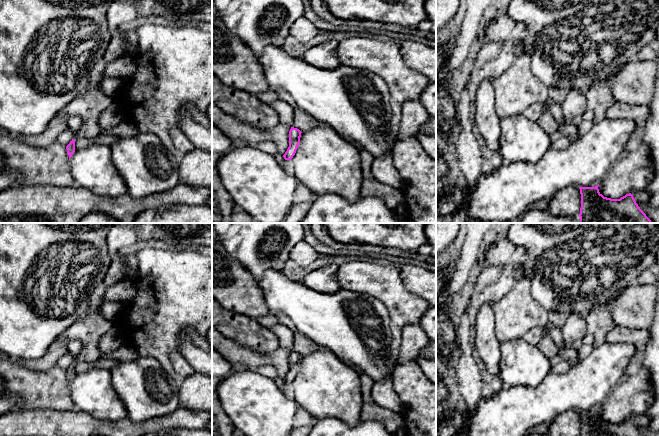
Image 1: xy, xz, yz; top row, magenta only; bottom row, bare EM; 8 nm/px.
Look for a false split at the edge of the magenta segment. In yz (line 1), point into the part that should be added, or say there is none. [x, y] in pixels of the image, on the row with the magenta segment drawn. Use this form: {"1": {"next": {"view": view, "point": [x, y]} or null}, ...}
{"1": {"next": null}}

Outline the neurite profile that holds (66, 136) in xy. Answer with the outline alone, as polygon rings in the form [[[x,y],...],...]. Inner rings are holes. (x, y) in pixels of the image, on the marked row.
[[[68,127],[57,137],[57,142],[61,143],[64,146],[67,146],[73,139],[73,130]]]

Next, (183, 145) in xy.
[[[175,127],[171,129],[170,135],[173,141],[173,145],[176,148],[179,156],[182,156],[195,149],[194,145],[180,128]]]

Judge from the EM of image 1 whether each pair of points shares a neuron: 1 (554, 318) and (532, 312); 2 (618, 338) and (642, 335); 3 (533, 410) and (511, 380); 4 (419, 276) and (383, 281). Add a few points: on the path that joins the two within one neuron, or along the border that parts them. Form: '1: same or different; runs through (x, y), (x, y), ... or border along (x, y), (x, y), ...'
1: different; border along (549, 312), (549, 318), (543, 326)
2: same; runs through (624, 336), (636, 336)
3: different; border along (538, 384), (536, 386), (514, 385), (507, 387)
4: different; border along (398, 269), (404, 285), (417, 296)

